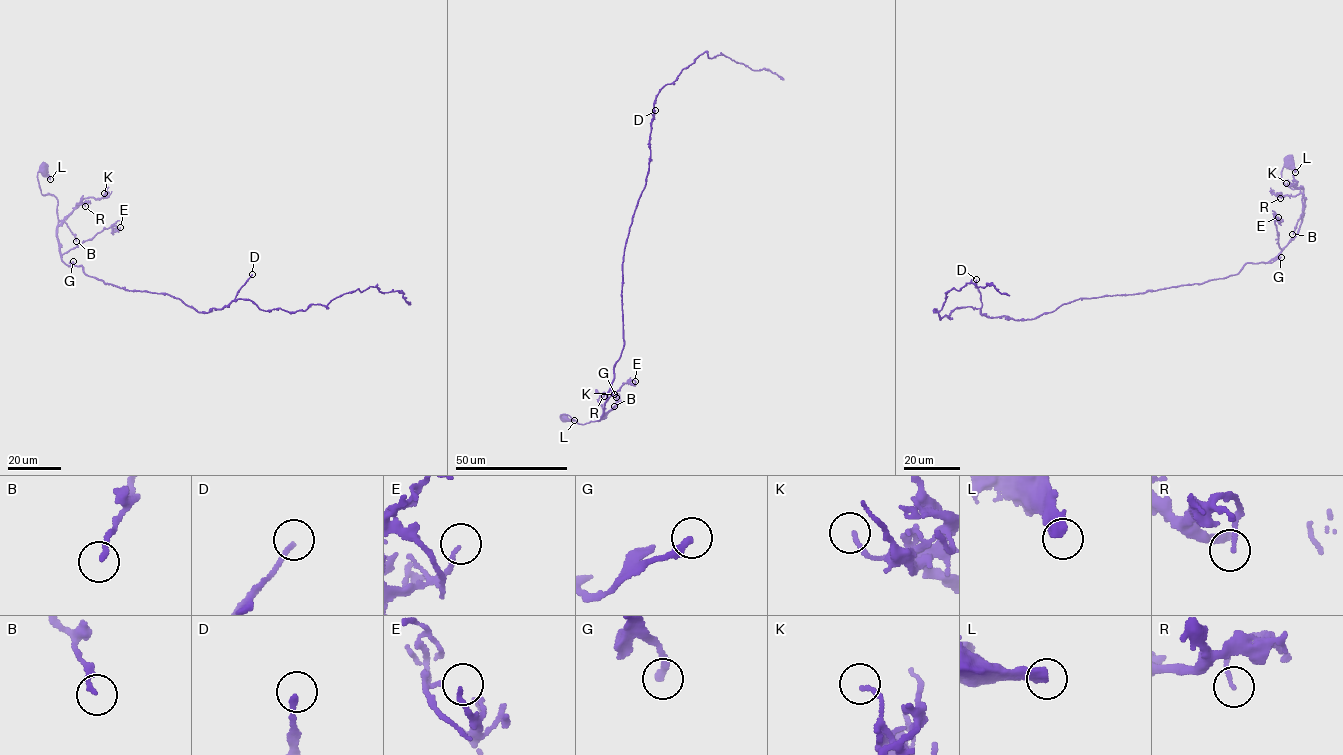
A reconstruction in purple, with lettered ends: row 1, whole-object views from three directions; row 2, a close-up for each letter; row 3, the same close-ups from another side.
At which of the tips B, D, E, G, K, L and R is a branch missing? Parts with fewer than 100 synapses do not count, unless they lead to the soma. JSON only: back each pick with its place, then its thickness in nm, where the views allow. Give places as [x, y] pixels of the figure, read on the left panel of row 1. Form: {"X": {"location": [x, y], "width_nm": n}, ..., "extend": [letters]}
{"D": {"location": [252, 274], "width_nm": 170}, "extend": ["D"]}

